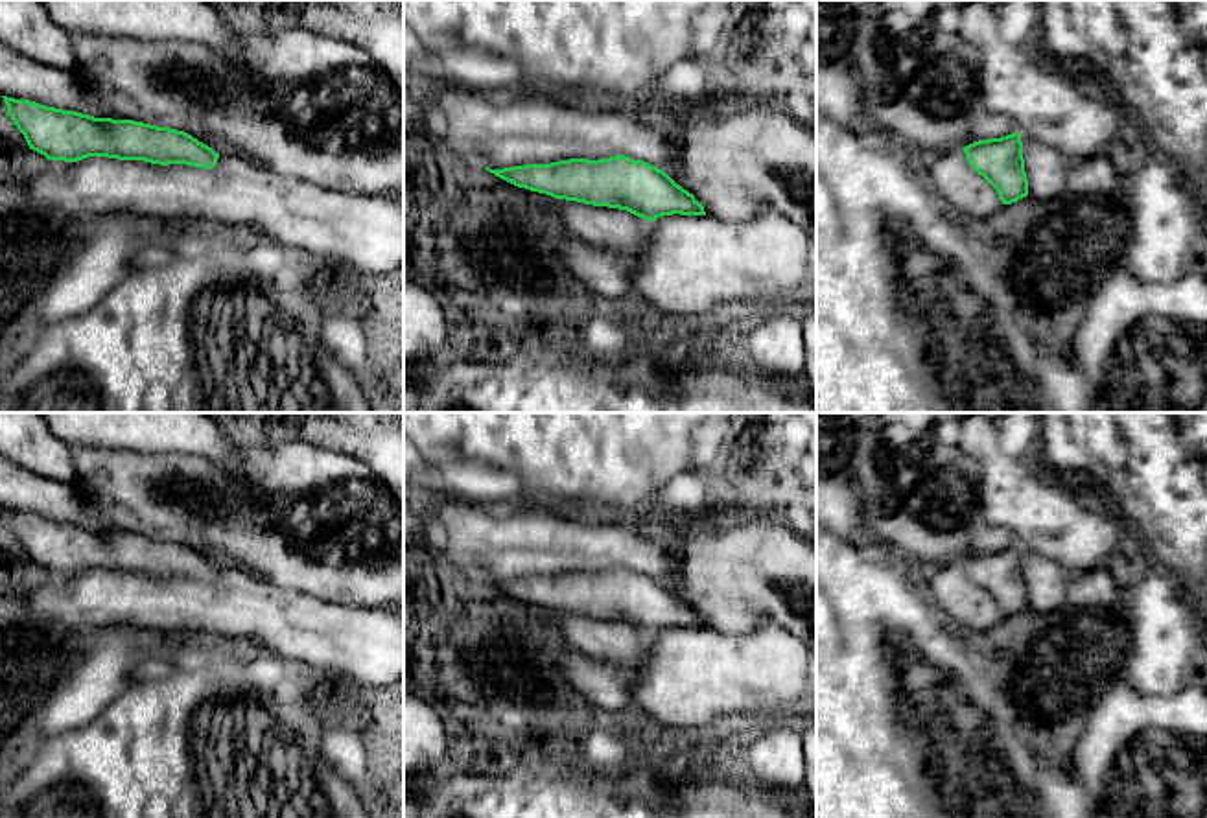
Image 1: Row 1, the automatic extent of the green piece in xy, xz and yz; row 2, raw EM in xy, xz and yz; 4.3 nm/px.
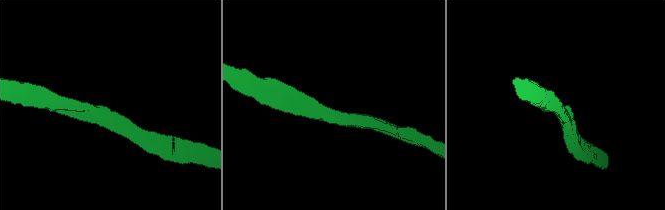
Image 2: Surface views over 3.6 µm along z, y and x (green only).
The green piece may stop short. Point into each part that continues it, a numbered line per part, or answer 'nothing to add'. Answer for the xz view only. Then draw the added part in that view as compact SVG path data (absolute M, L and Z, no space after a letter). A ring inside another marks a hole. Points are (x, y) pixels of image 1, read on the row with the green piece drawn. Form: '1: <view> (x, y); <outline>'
nothing to add

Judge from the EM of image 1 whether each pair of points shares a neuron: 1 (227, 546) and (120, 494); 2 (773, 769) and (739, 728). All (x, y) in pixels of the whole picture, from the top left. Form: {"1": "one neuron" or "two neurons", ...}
{"1": "one neuron", "2": "two neurons"}

